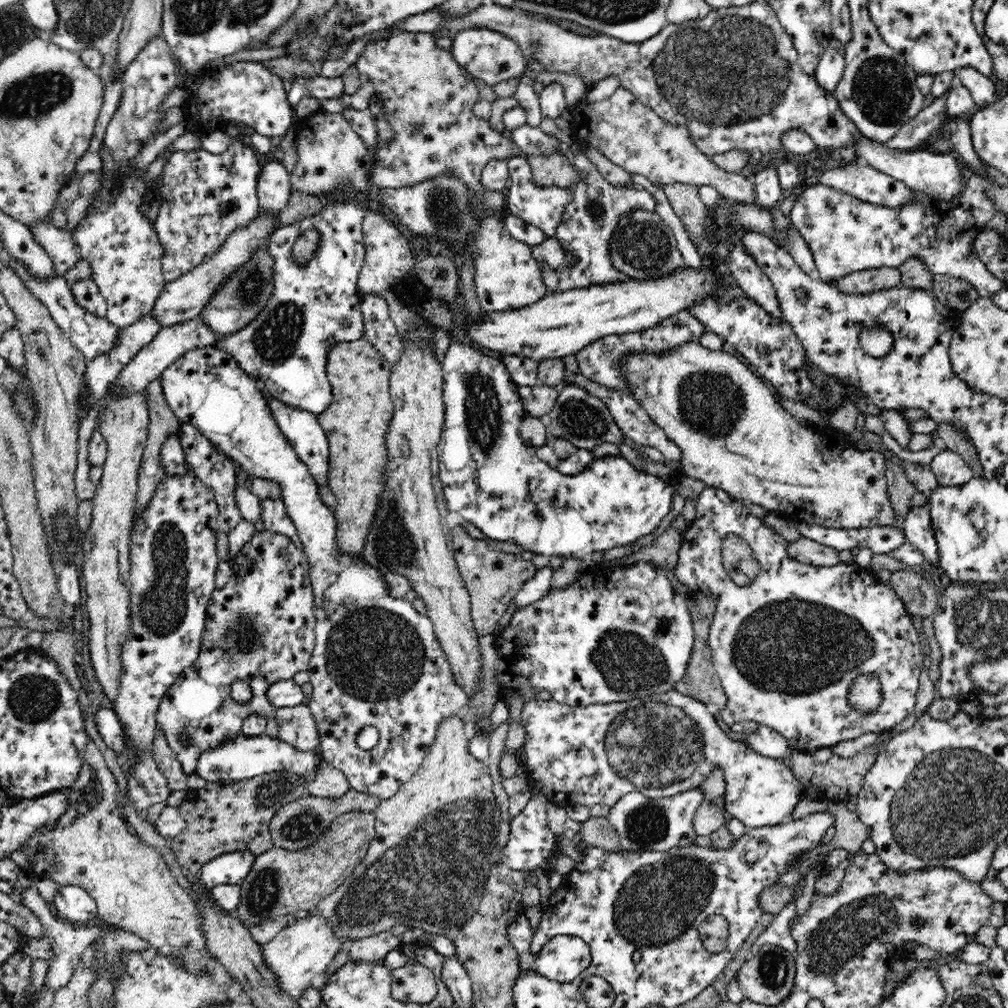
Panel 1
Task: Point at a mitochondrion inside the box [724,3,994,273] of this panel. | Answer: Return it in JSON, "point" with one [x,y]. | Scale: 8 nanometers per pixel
{"point":[881,88]}

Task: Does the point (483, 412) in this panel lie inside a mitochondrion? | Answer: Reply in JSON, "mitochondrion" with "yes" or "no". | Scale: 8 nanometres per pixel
{"mitochondrion":"yes"}

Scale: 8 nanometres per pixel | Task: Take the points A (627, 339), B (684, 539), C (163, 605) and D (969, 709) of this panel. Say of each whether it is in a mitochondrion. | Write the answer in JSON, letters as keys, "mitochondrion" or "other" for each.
{"A":"other","B":"other","C":"mitochondrion","D":"other"}

